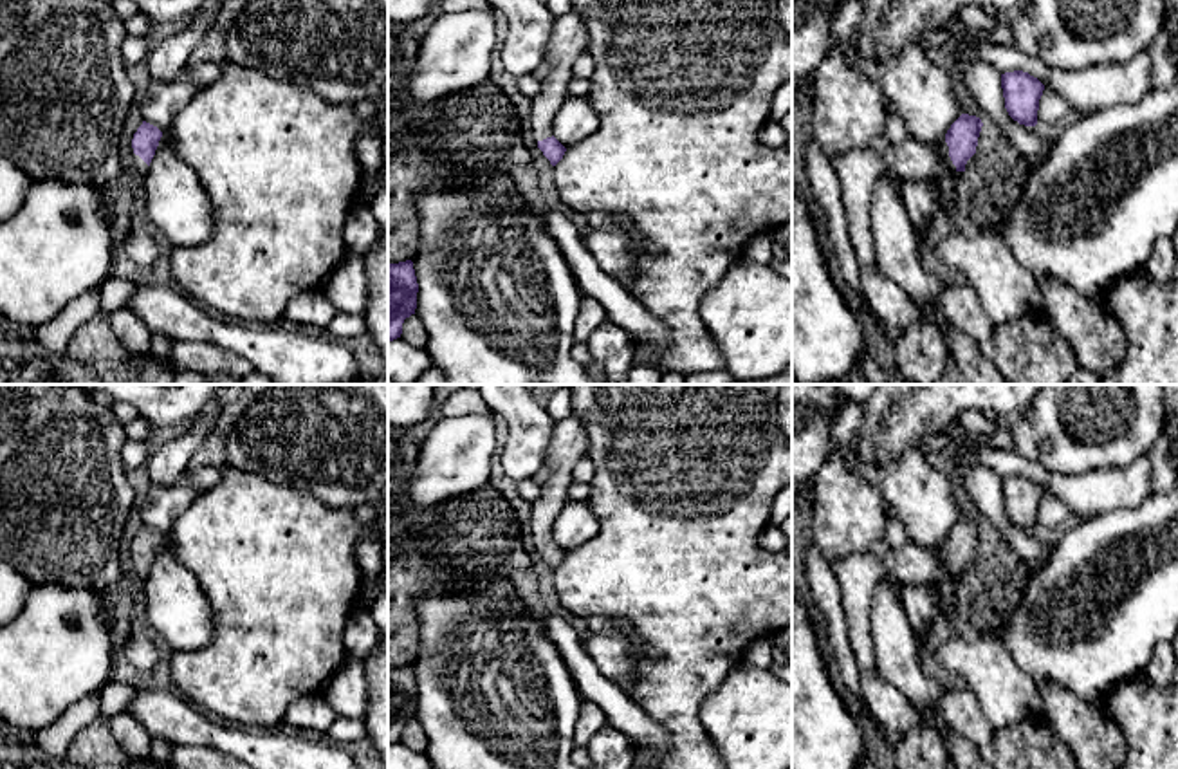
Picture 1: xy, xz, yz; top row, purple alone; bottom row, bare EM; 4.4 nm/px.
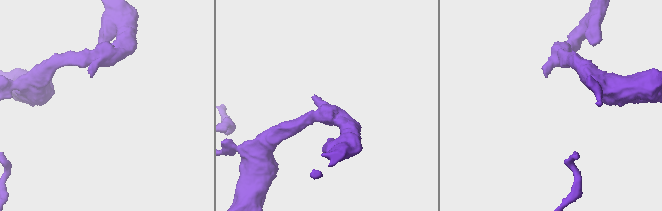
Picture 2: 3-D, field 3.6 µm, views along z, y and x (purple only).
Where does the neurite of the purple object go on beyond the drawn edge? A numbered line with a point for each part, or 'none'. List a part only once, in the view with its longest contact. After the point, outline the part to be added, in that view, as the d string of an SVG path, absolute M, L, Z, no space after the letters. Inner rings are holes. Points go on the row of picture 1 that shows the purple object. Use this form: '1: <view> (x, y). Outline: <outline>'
1: yz (857, 170). Outline: M915 139L891 144L884 153L871 148L839 153L832 161L846 215L846 227L859 264L860 285L871 310L884 321L891 338L911 325L931 323L909 296L886 274L875 258L870 224L873 188L884 171L895 171L900 181L934 182L947 171L956 171L945 141L927 146Z

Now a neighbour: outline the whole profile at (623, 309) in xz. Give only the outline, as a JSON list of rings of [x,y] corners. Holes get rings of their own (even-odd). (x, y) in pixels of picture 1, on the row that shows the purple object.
[[[545,206],[541,215],[547,233],[559,246],[583,294],[597,300],[608,320],[622,327],[635,341],[644,343],[653,352],[662,352],[669,345],[667,327],[651,316],[626,287],[601,271],[583,246],[581,233],[565,213]]]

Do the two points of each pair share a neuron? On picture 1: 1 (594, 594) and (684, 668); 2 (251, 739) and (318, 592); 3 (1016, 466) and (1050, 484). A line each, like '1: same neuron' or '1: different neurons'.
1: same neuron
2: different neurons
3: same neuron

